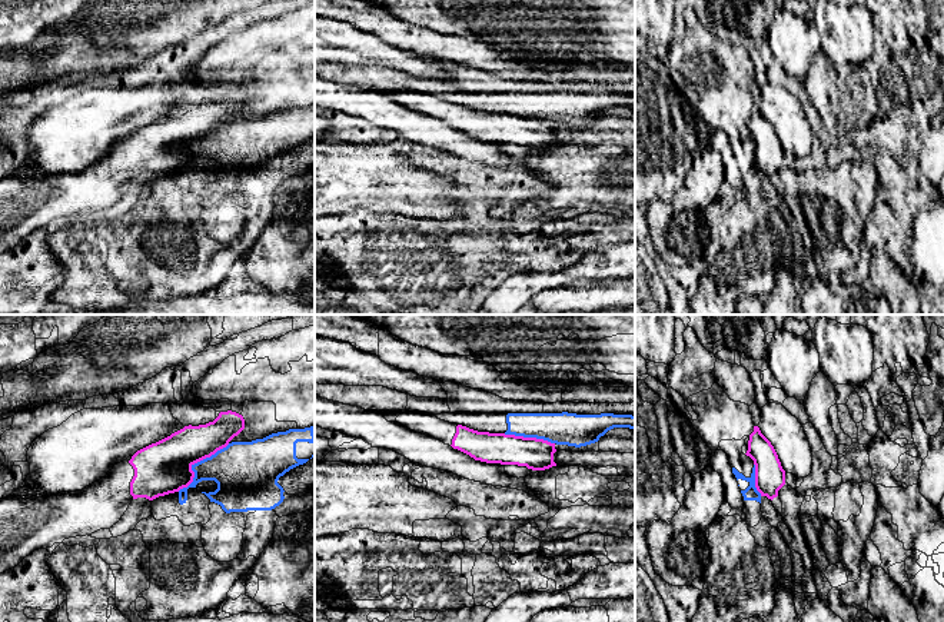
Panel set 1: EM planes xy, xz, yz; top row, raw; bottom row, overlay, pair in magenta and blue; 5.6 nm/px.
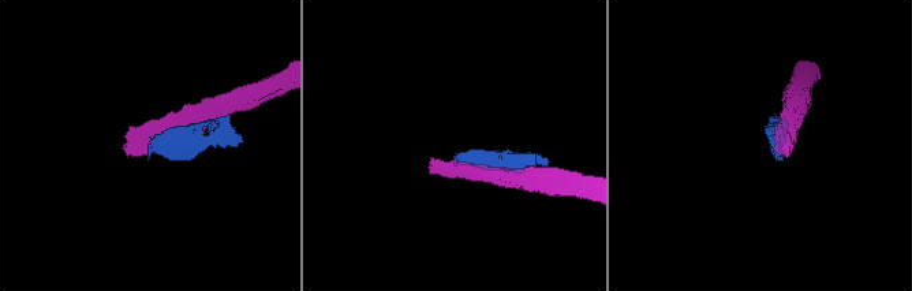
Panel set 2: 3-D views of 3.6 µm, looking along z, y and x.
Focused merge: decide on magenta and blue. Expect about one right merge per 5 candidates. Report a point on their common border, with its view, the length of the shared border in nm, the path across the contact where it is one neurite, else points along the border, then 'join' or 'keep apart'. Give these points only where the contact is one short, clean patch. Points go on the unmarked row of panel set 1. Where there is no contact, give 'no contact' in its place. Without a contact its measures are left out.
contact xy (196, 142); length 400 nm; keep apart

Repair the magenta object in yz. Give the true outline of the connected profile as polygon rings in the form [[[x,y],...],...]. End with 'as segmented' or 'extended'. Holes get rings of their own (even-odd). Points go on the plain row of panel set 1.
[[[758,106],[749,114],[748,130],[745,133],[755,144],[755,167],[761,176],[774,179],[785,164],[785,150],[771,122],[761,113]]] | as segmented

